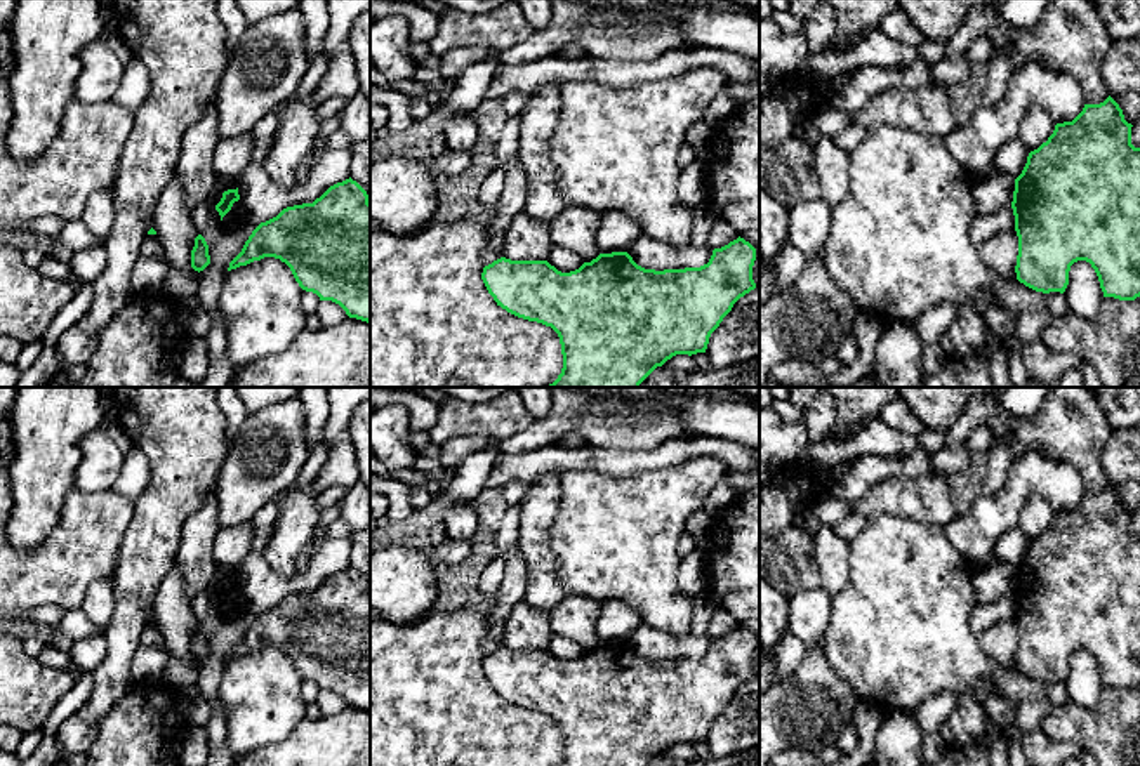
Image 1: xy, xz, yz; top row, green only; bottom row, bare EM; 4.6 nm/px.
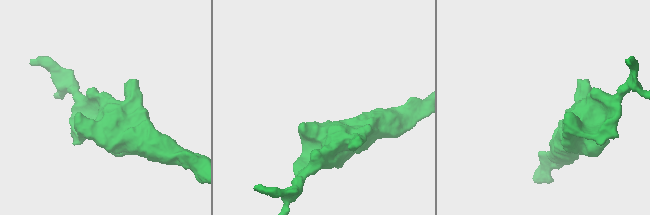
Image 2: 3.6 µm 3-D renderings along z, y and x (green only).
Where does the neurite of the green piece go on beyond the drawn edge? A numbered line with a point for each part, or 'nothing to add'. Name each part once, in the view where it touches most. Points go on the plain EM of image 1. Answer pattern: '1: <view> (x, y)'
nothing to add

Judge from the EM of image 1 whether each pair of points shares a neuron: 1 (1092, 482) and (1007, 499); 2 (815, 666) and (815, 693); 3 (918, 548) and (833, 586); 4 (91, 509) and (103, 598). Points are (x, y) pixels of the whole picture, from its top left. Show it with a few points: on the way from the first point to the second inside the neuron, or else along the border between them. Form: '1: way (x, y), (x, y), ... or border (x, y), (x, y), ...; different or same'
1: border (1050, 457), (1067, 462), (1078, 473), (1085, 492); different
2: way (815, 673), (815, 686); same
3: border (850, 542), (850, 579), (833, 596); different
4: border (112, 577), (94, 581), (79, 607); different

